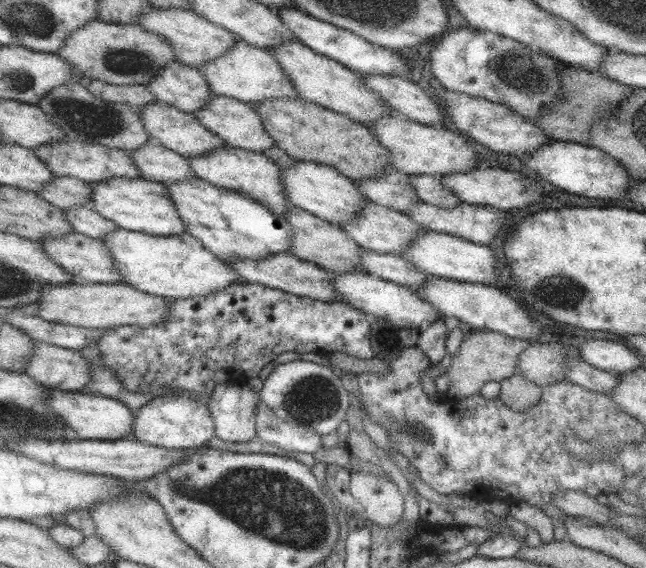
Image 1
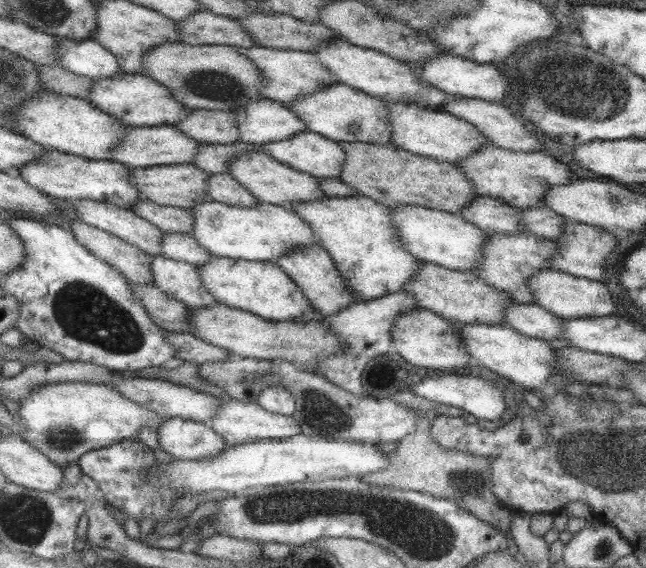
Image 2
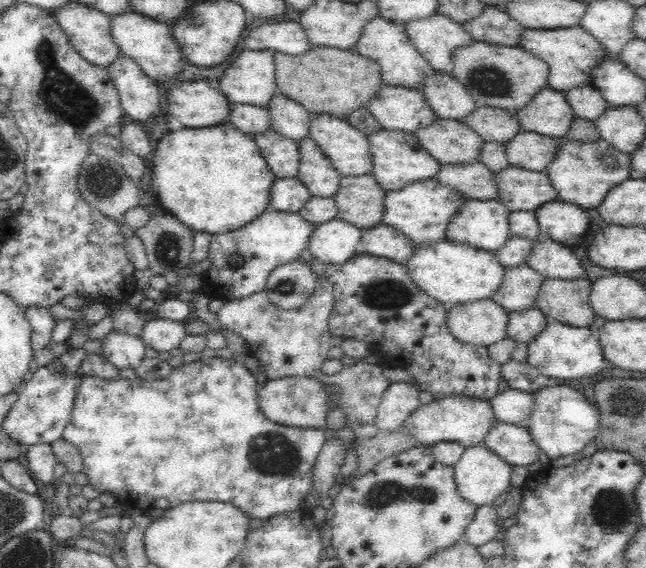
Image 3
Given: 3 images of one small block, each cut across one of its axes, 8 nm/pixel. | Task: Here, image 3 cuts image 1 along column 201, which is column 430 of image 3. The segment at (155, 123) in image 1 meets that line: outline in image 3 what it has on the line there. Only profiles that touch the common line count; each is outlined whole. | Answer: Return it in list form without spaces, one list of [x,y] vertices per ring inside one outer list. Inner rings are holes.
[[[436,120],[426,128],[418,128],[416,138],[422,148],[438,160],[442,166],[448,164],[478,164],[484,148],[484,138],[476,134],[468,124],[458,120]]]

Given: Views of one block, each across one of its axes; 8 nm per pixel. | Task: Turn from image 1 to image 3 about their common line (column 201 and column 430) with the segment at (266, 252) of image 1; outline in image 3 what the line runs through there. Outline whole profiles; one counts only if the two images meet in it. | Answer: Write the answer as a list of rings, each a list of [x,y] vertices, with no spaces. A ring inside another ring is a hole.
[[[420,180],[416,184],[408,184],[408,188],[386,192],[382,224],[388,228],[396,228],[416,248],[428,248],[434,244],[448,242],[448,226],[452,218],[460,212],[462,204],[466,204],[468,200],[468,196],[440,184],[438,180]]]

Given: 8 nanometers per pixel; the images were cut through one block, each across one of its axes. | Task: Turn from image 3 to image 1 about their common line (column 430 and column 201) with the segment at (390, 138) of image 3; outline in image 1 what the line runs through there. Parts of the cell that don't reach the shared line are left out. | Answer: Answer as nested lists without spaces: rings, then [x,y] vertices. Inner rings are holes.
[[[225,144],[223,148],[215,148],[203,156],[187,158],[187,160],[189,160],[191,170],[195,172],[197,178],[207,180],[209,184],[213,184],[217,188],[241,192],[241,194],[257,200],[259,204],[263,204],[265,208],[269,208],[277,216],[287,214],[287,208],[291,206],[289,200],[285,200],[285,186],[281,182],[281,168],[261,152],[247,152],[243,148],[231,148]]]

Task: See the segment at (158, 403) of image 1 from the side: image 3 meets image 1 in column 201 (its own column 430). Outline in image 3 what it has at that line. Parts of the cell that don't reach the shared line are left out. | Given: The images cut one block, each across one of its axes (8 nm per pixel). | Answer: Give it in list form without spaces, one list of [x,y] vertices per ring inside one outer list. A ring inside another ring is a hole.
[[[446,396],[438,402],[416,408],[416,412],[404,422],[402,430],[412,434],[420,442],[420,446],[426,446],[426,448],[432,448],[434,444],[440,444],[440,442],[458,442],[458,444],[464,444],[468,450],[472,446],[482,446],[496,422],[500,420],[492,410],[490,400],[470,398],[470,396]]]

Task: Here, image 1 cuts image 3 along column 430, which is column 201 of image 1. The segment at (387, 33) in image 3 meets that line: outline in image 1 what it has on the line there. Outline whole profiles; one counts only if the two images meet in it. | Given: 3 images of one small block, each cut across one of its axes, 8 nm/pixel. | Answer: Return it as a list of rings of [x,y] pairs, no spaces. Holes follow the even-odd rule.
[[[237,40],[229,52],[223,52],[223,56],[219,56],[217,60],[211,60],[209,64],[201,64],[197,70],[205,76],[209,88],[215,96],[229,96],[229,98],[235,98],[249,106],[263,104],[267,100],[275,100],[275,98],[293,100],[299,96],[293,82],[281,70],[281,66],[277,64],[271,50],[253,48],[241,40]]]

